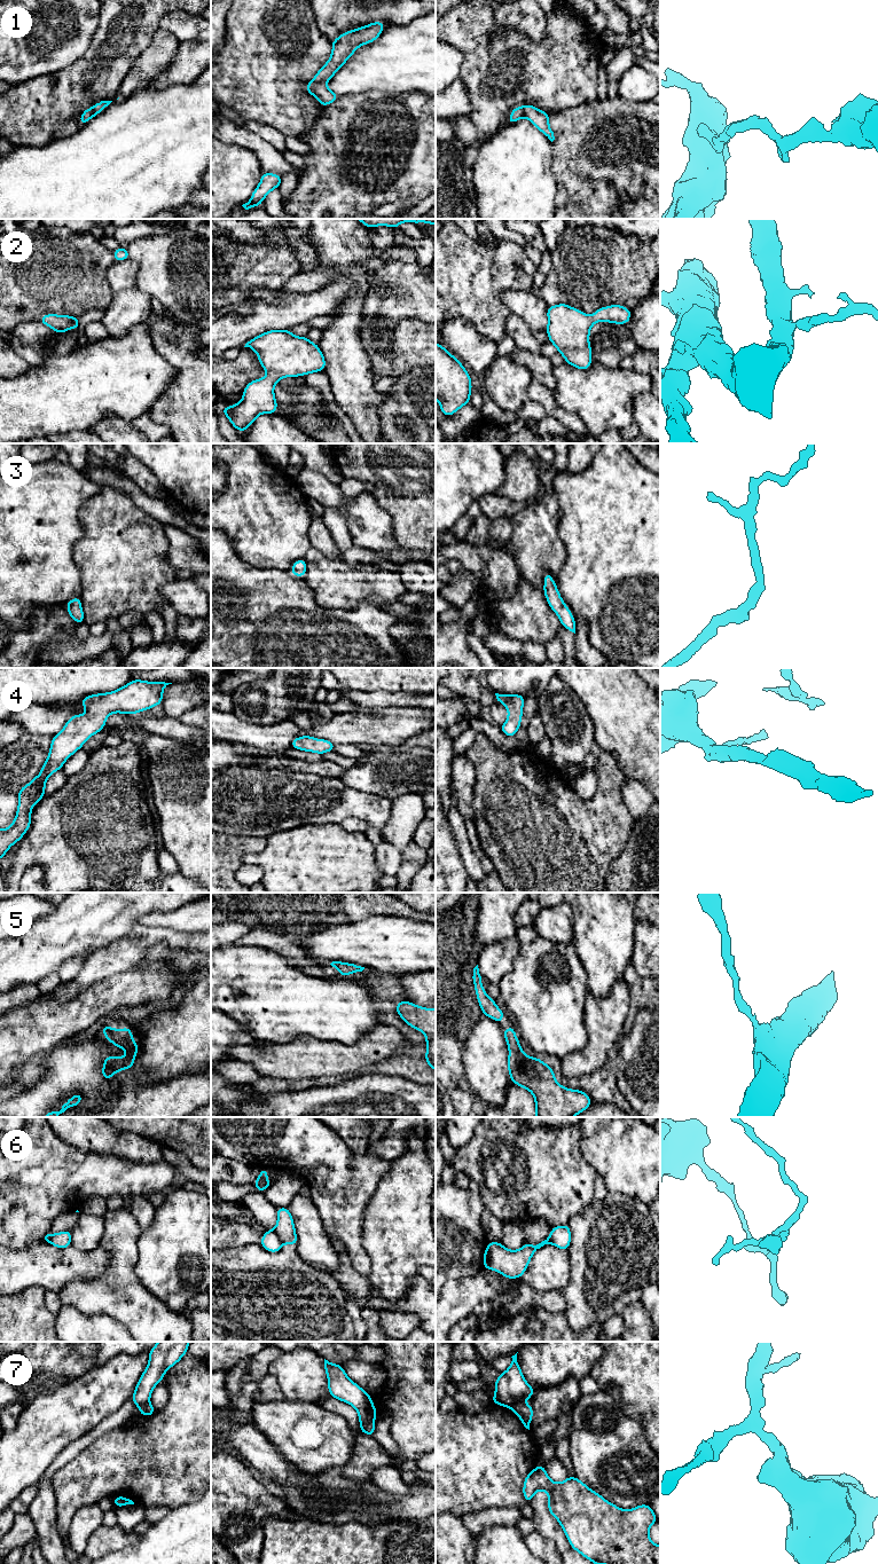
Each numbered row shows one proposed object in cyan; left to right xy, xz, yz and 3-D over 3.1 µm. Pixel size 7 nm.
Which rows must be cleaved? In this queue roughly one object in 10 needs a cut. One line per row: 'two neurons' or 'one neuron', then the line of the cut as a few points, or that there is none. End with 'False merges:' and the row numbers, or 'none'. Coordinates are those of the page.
1: one neuron; cut none
2: one neuron; cut none
3: one neuron; cut none
4: one neuron; cut none
5: one neuron; cut none
6: two neurons; cut xz (273, 1230), (283, 1242)
7: two neurons; cut xz (374, 1420), (361, 1431)
False merges: 6, 7

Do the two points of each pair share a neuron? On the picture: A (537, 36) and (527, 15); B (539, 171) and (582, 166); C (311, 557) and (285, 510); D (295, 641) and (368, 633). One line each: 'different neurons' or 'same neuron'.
A: same neuron
B: different neurons
C: different neurons
D: same neuron

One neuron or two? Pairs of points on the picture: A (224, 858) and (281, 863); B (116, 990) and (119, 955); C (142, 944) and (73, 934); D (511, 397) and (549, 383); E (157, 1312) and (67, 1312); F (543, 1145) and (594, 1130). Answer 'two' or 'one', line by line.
A: two
B: two
C: two
D: two
E: two
F: two

